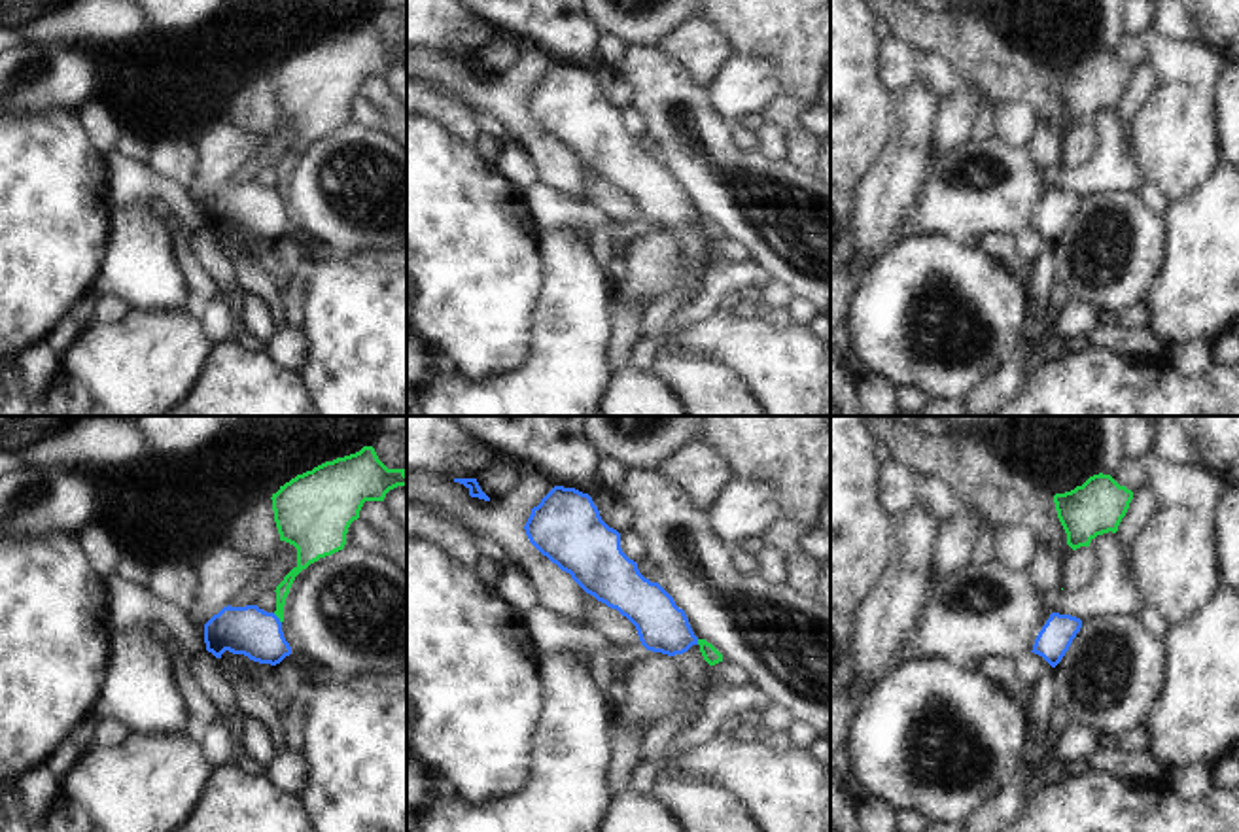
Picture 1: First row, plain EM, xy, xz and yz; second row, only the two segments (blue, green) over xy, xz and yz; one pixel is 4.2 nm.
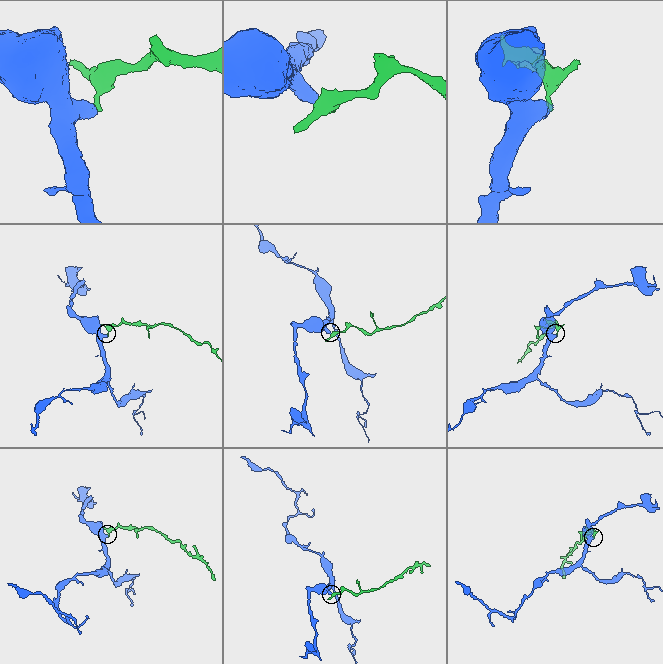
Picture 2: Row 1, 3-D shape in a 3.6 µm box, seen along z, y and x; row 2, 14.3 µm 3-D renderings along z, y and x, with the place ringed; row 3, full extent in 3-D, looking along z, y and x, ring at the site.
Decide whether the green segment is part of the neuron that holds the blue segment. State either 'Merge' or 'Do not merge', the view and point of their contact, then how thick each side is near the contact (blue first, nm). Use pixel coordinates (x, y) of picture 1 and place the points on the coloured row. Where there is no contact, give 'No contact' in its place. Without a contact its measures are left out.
Do not merge. Touches blue at xy (279, 619). Thickness 220 nm (blue) against 60 nm.

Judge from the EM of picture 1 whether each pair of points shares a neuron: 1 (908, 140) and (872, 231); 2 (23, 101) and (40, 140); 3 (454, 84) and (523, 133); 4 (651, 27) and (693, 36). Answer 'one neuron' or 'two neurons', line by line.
1: one neuron
2: two neurons
3: one neuron
4: two neurons

